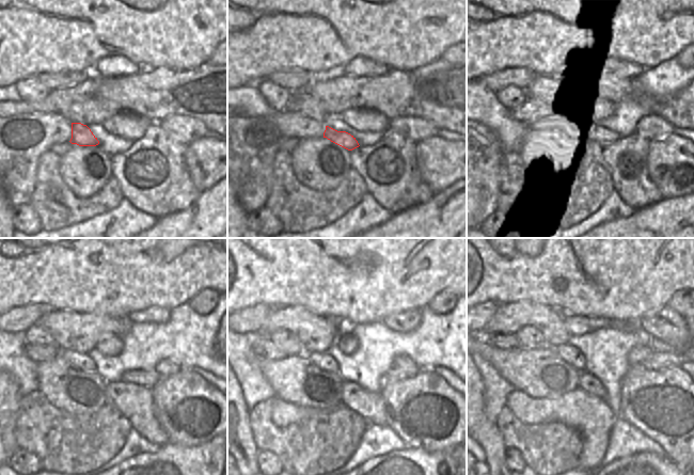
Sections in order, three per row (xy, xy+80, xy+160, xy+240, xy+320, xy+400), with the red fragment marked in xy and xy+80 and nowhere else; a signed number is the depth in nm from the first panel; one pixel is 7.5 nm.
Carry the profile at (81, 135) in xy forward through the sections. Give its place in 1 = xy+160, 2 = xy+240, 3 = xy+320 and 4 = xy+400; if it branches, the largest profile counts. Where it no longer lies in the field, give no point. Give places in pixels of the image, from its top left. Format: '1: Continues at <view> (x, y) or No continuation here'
1: Continues at xy+160 (589, 140)
2: Continues at xy+240 (144, 378)
3: Continues at xy+320 (392, 376)
4: Continues at xy+400 (659, 360)

